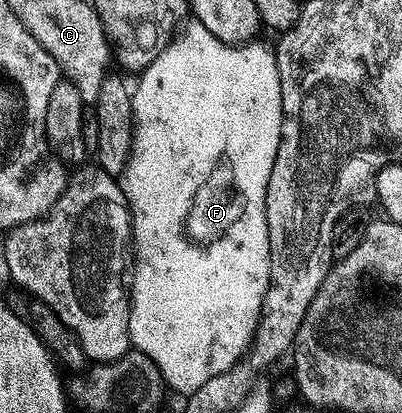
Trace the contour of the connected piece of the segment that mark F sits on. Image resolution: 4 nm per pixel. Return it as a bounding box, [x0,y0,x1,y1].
[119,20,282,396]

